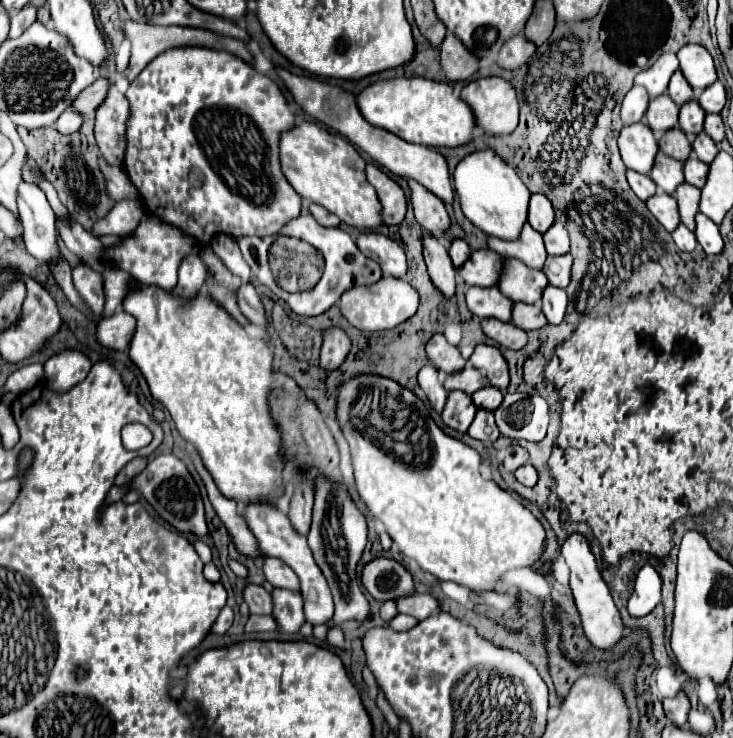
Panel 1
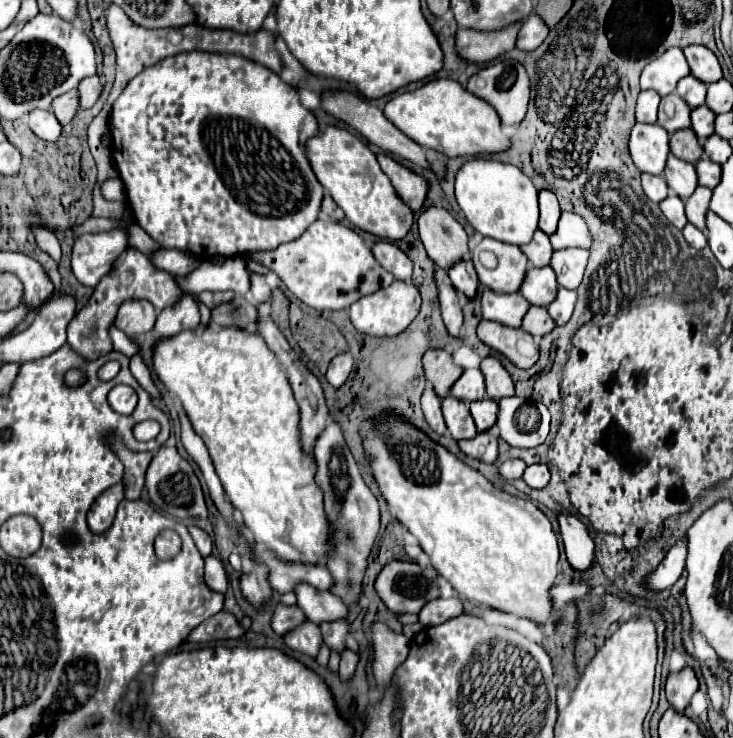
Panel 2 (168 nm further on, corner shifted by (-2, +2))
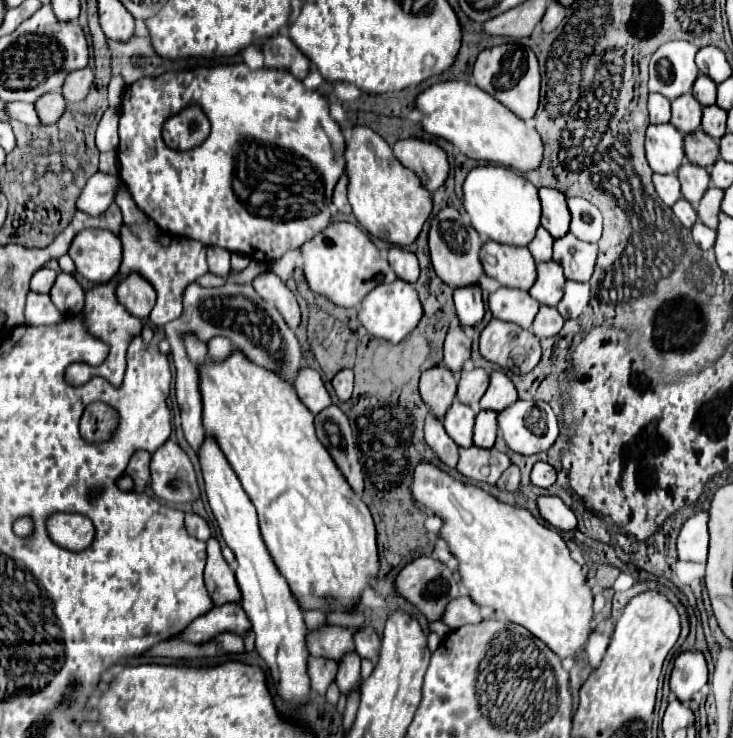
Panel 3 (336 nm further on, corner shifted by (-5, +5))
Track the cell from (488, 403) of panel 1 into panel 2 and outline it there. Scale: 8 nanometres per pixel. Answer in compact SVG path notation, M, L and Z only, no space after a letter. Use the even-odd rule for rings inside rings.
M483 399L483 403L469 403L477 433L489 431L497 421L497 403L493 399Z

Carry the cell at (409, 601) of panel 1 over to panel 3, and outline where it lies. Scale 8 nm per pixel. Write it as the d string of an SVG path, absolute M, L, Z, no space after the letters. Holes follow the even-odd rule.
M458 596L450 604L446 604L446 610L440 618L450 628L460 628L464 624L476 624L482 620L478 606L468 596Z

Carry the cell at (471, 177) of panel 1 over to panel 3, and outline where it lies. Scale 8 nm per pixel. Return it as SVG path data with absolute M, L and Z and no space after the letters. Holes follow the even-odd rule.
M484 164L468 172L462 190L464 210L470 214L472 226L478 234L484 234L494 242L512 246L528 246L532 242L540 226L542 208L538 200L538 188L534 184L528 186L528 180L524 180L524 176L506 166Z

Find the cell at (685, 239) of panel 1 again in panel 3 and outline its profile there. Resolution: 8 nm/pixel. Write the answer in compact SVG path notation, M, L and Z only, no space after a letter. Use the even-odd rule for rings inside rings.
M694 222L694 228L692 228L692 236L694 236L694 242L702 248L702 250L708 250L714 246L714 240L716 240L716 232L706 228L702 222Z

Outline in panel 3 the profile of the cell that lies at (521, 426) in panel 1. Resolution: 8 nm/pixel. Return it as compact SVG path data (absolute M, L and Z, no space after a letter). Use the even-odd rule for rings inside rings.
M516 400L498 414L506 444L518 454L548 450L558 436L558 418L546 402Z

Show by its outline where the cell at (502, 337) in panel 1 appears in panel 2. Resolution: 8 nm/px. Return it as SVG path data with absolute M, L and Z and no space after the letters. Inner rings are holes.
M483 319L477 327L477 337L487 347L505 355L519 369L529 369L539 359L539 345L535 343L535 337L527 335L523 329L513 329Z

